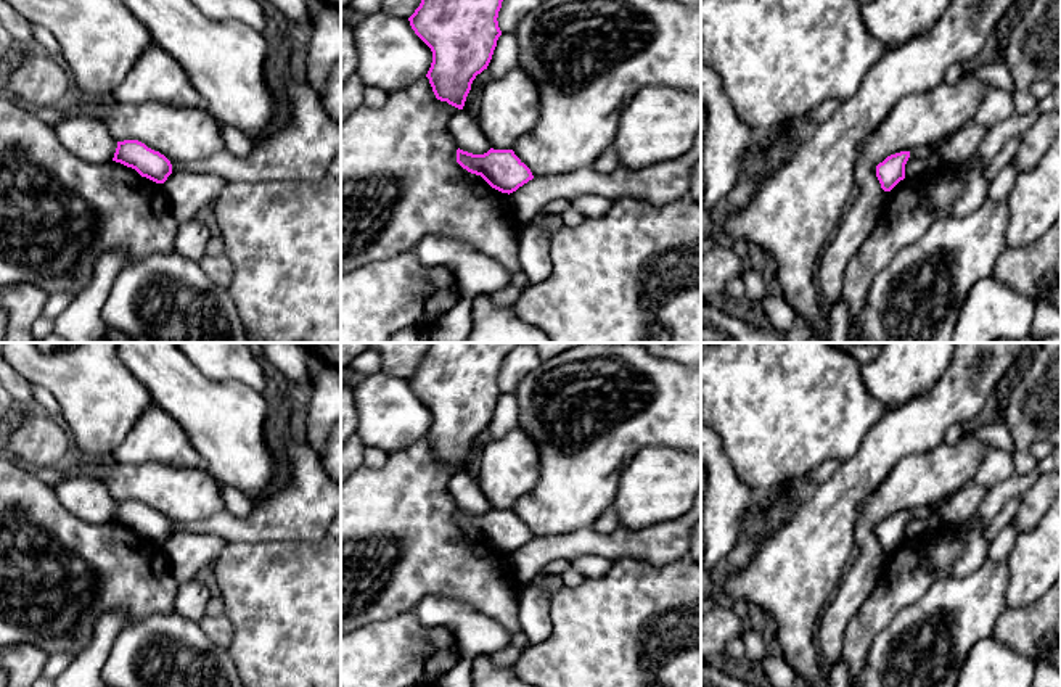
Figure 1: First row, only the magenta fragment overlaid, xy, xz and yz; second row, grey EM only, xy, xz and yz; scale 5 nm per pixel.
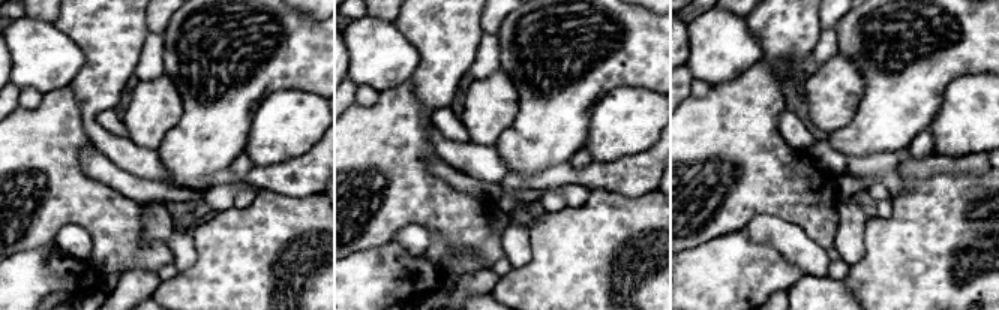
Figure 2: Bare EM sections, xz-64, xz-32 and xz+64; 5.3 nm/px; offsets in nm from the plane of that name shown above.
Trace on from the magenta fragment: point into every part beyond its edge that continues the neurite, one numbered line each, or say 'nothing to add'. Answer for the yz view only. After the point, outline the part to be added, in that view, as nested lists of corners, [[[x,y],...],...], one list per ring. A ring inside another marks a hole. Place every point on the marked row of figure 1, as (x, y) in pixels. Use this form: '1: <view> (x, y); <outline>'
nothing to add

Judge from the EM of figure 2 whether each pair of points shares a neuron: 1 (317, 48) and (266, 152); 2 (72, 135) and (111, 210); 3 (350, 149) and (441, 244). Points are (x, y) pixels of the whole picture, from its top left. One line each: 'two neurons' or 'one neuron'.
1: two neurons
2: one neuron
3: one neuron

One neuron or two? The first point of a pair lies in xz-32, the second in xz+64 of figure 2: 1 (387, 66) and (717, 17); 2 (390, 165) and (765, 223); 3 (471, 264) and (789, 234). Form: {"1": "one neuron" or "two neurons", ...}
{"1": "one neuron", "2": "two neurons", "3": "one neuron"}

